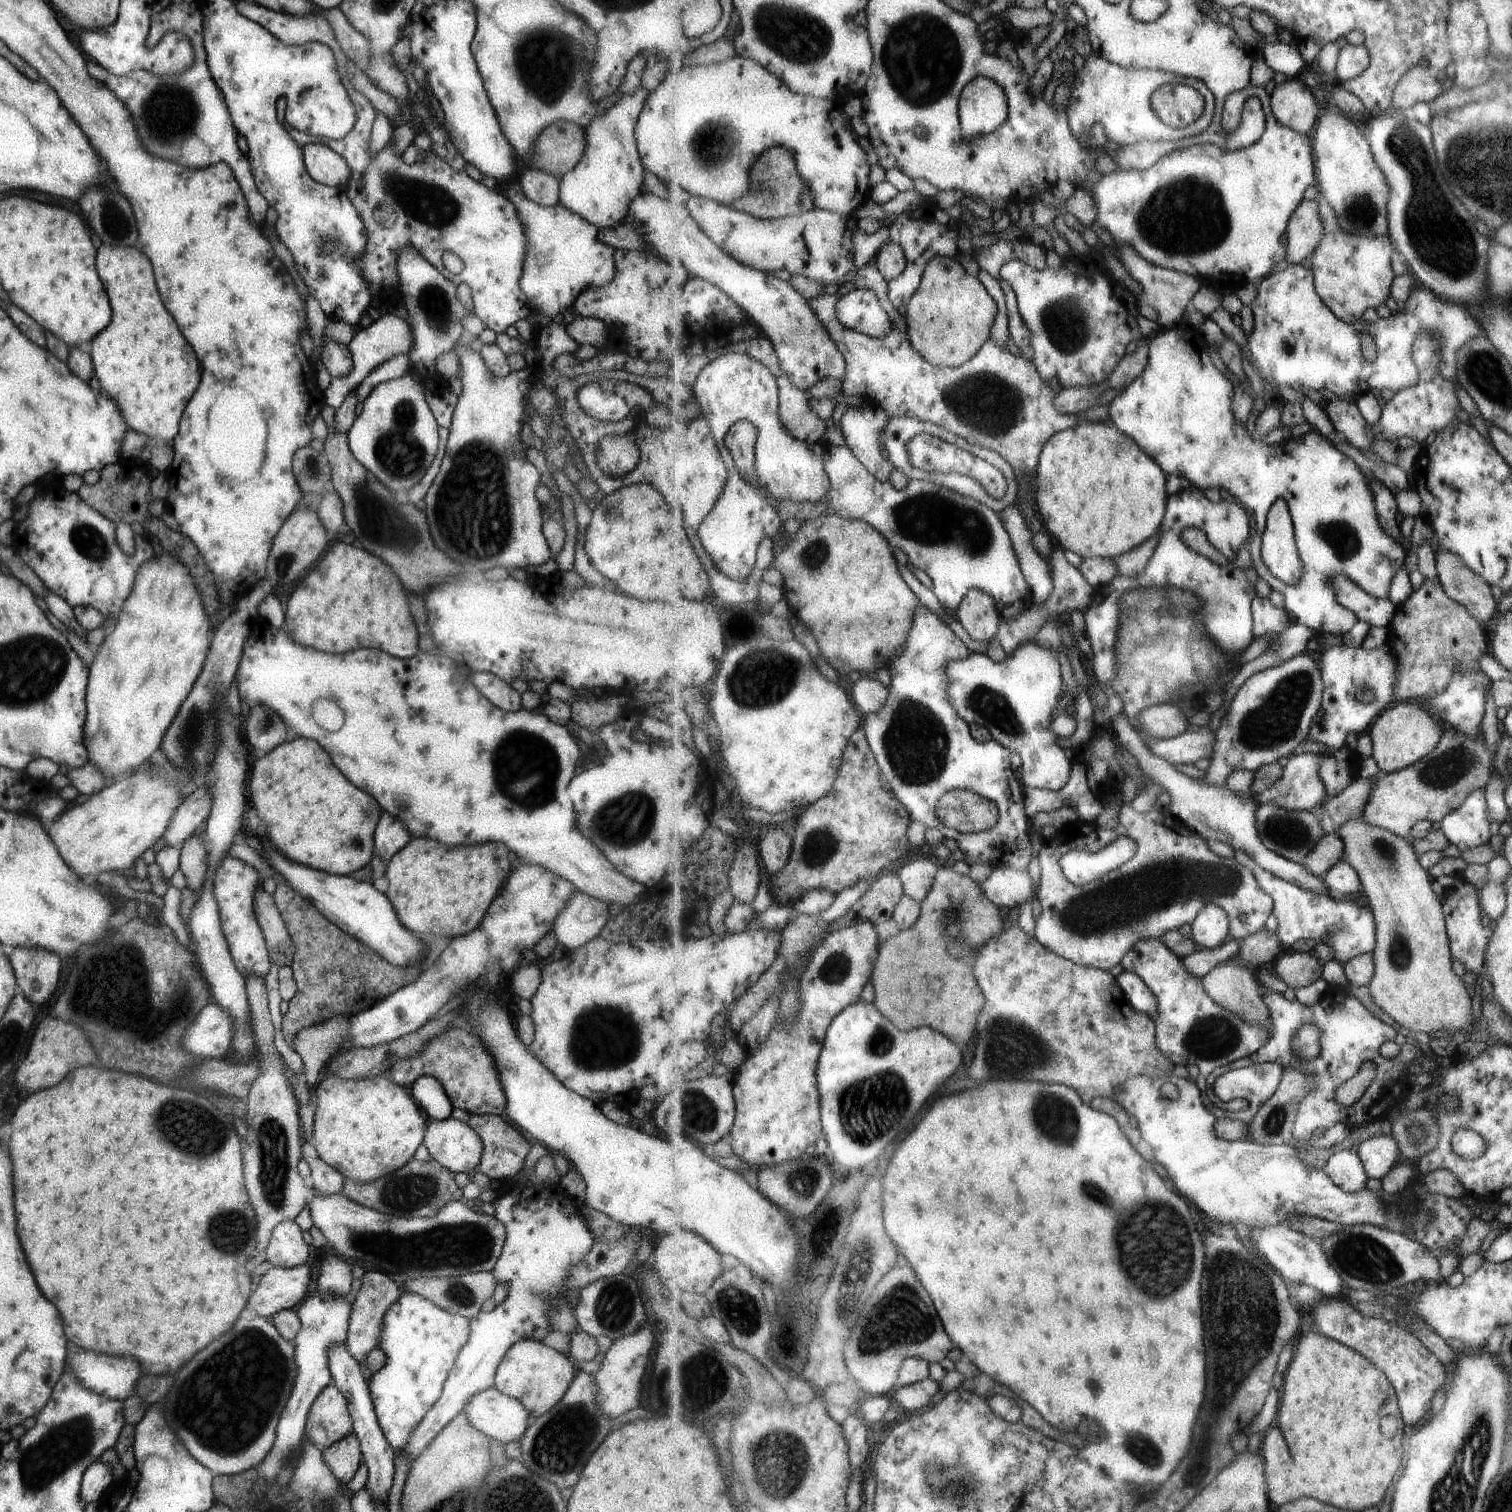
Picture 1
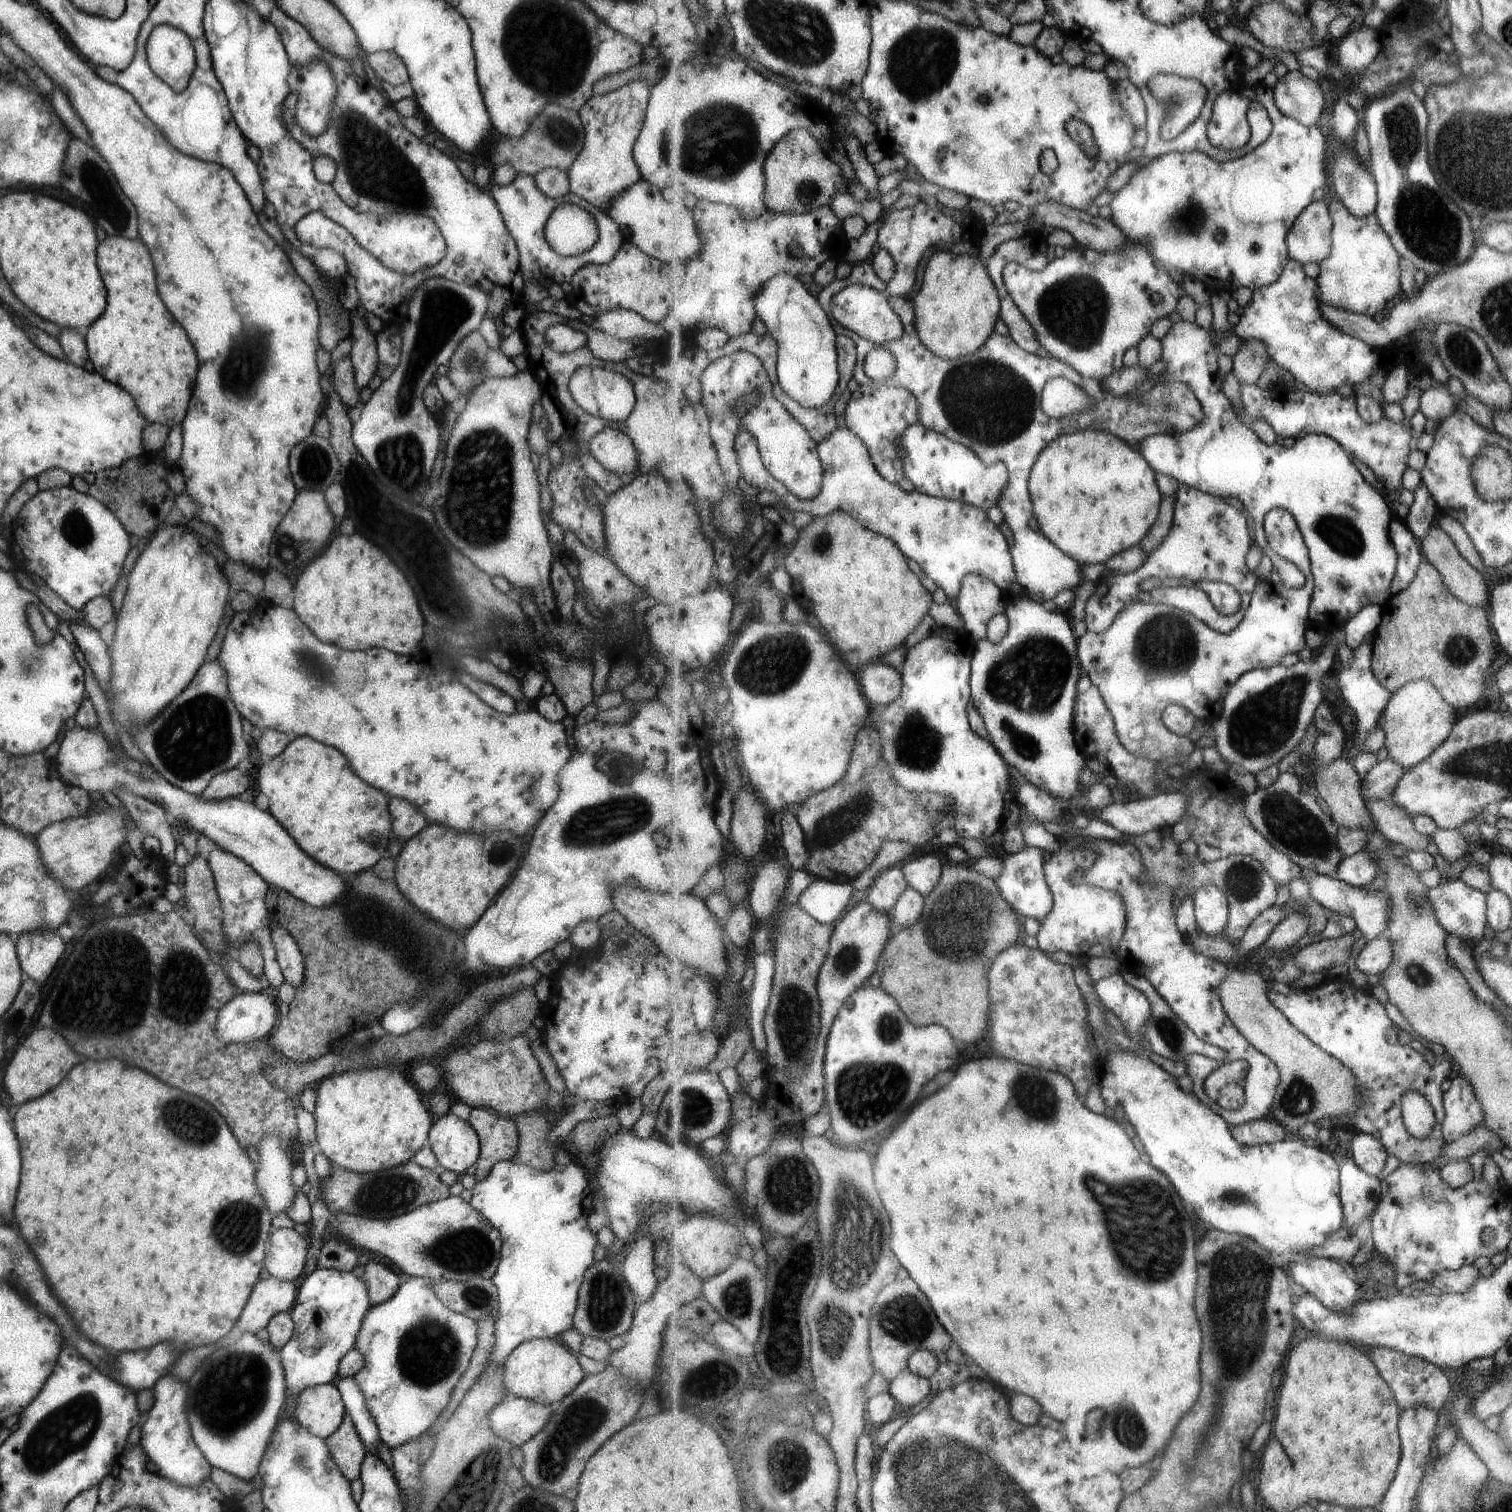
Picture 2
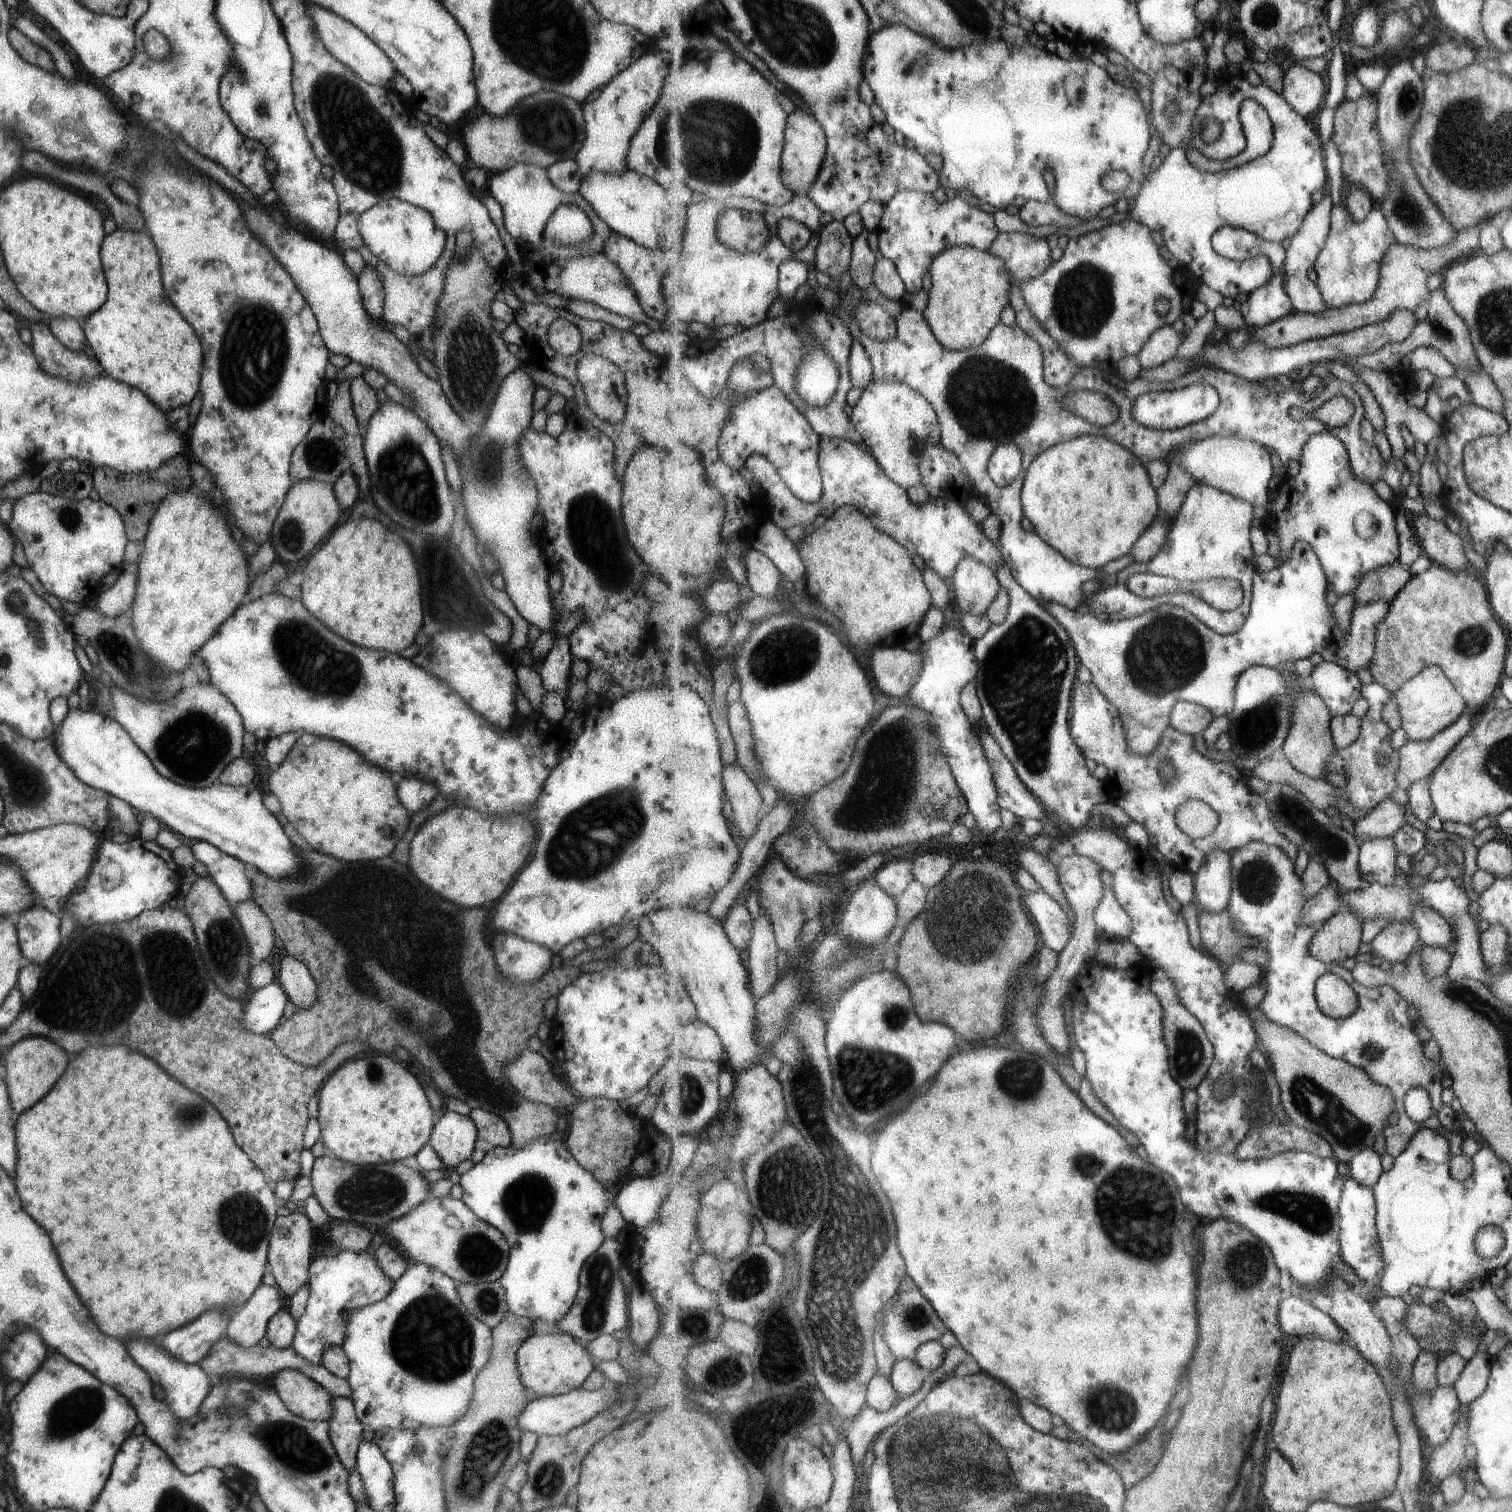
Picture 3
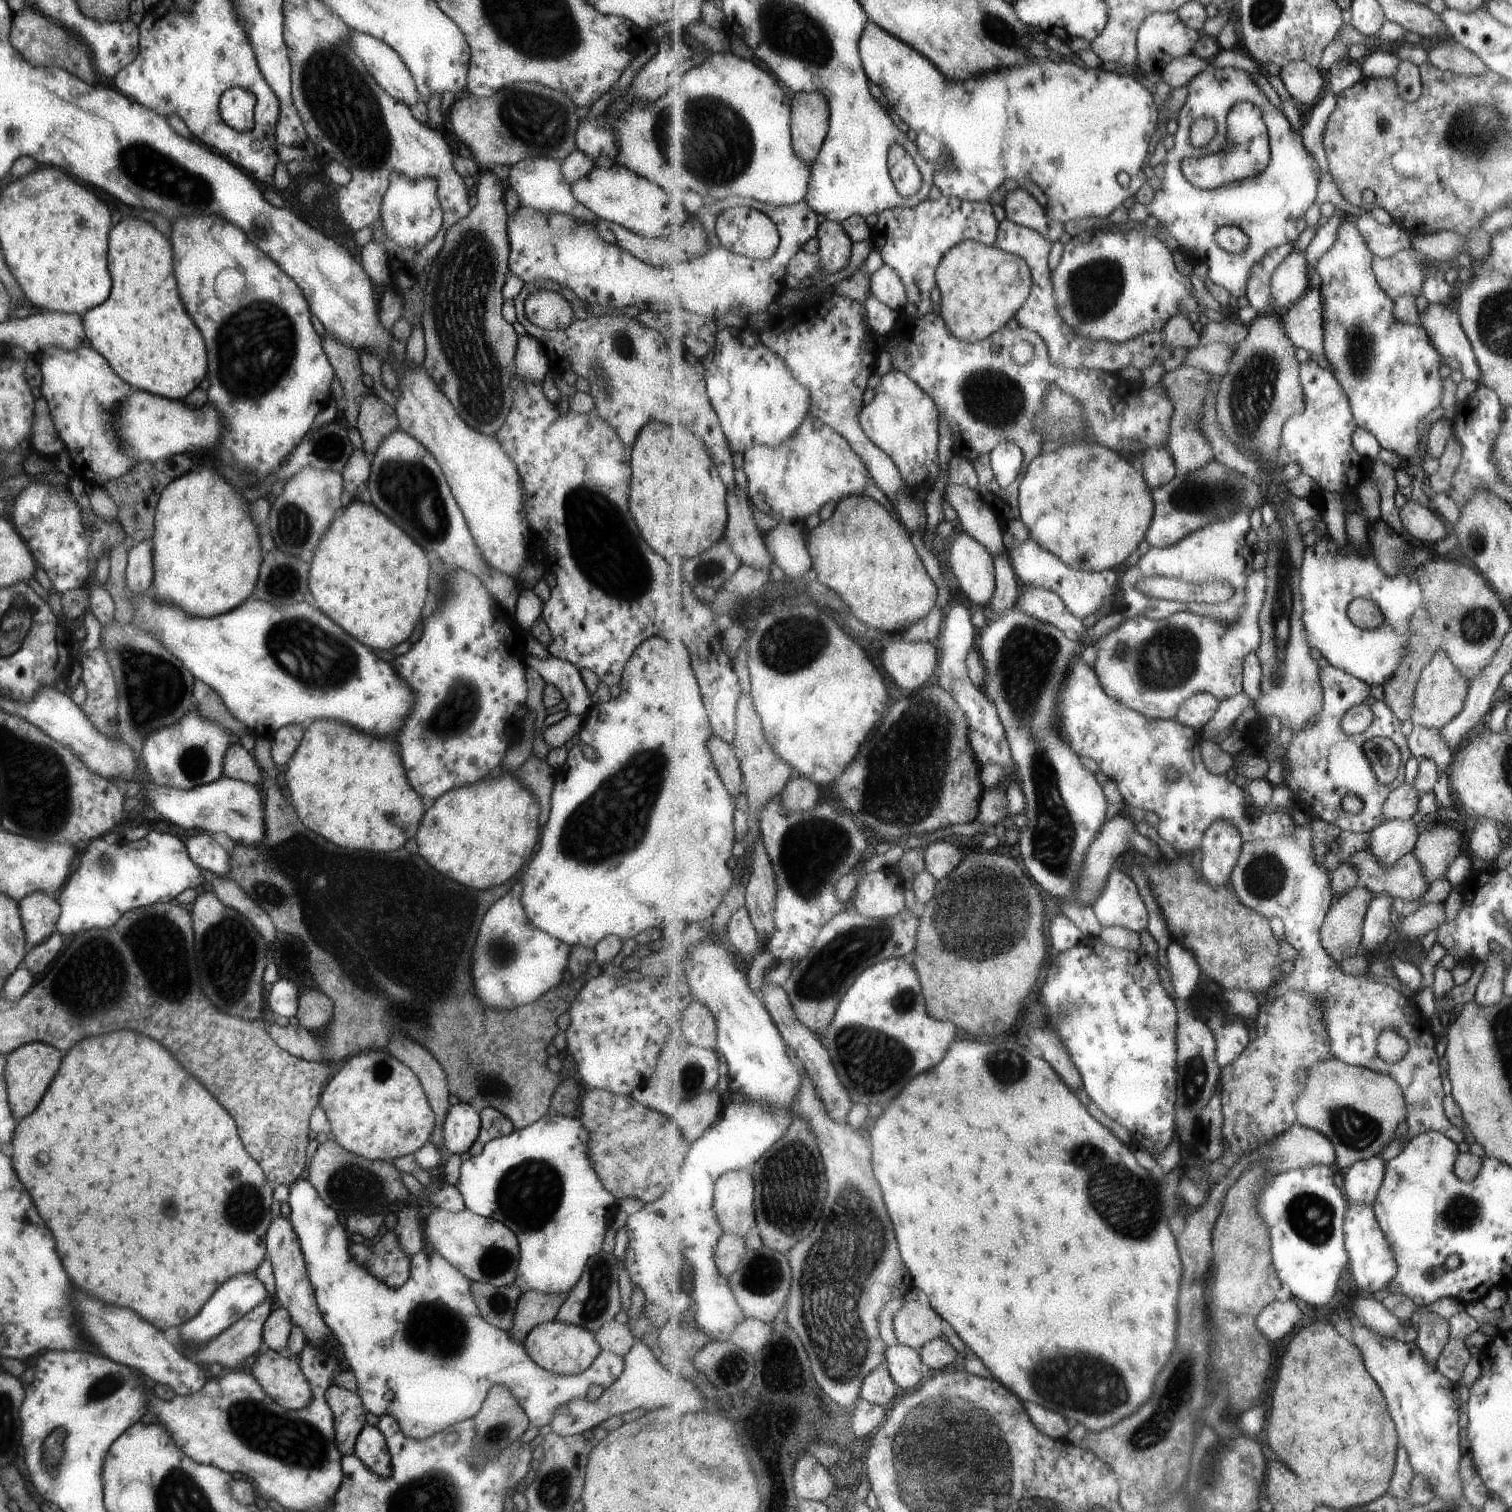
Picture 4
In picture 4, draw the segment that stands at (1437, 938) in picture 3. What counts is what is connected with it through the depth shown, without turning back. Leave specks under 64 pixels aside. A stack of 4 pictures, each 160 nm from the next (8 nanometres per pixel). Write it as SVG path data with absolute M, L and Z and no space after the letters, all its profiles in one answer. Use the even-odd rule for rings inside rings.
M1365 849L1356 852L1349 862L1357 869L1359 873L1359 886L1368 888L1375 896L1389 894L1391 898L1401 898L1415 902L1427 894L1426 878L1424 877L1424 868L1421 866L1418 856L1409 853L1407 856L1398 860L1390 869L1388 869L1377 857L1374 856L1371 849Z

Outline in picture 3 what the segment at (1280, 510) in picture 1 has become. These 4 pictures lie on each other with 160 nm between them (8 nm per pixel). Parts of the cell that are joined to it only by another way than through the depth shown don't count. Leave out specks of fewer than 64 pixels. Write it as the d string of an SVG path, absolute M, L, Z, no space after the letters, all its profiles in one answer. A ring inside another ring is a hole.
M1300 540L1295 542L1292 556L1287 562L1268 573L1257 572L1247 622L1234 635L1221 635L1192 612L1173 605L1163 605L1140 617L1122 621L1104 621L1091 613L1082 615L1053 601L1043 603L1043 606L1070 634L1081 664L1091 672L1091 680L1119 709L1130 751L1150 755L1171 726L1170 716L1181 701L1205 705L1216 716L1231 715L1236 708L1236 686L1240 676L1252 666L1265 665L1277 669L1284 662L1320 654L1323 660L1340 664L1354 673L1363 668L1369 670L1376 653L1377 625L1385 620L1393 601L1377 599L1357 605L1351 610L1348 631L1345 632L1335 620L1333 608L1327 602L1327 588L1328 577L1319 555L1312 544Z

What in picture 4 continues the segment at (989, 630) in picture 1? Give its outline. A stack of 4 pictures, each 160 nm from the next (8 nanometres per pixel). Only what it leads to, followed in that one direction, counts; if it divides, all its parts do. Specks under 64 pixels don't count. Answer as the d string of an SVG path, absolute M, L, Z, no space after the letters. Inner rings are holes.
M965 530L953 538L950 566L958 588L971 600L972 608L988 611L996 594L996 561L988 548Z

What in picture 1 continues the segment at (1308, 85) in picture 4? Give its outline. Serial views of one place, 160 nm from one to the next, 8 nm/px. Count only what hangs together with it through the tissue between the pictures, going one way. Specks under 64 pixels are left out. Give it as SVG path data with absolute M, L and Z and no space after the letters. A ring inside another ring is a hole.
M1298 77L1278 84L1272 96L1272 110L1277 120L1301 136L1313 136L1319 117L1319 106L1311 89Z

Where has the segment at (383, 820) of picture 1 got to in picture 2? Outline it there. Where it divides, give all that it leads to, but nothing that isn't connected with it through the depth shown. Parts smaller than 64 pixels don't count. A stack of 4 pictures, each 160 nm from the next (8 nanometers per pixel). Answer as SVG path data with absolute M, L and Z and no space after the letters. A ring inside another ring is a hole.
M391 798L389 814L391 814L390 836L397 836L402 844L423 826L427 826L425 816L421 816L421 812L413 808L413 804L409 804L407 800Z

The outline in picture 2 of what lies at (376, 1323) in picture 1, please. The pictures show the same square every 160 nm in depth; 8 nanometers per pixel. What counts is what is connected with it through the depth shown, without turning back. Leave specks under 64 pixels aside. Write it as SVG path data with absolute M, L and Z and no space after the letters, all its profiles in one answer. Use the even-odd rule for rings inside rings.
M371 1257L364 1264L360 1279L365 1283L368 1303L371 1306L387 1300L397 1290L403 1277L389 1264Z

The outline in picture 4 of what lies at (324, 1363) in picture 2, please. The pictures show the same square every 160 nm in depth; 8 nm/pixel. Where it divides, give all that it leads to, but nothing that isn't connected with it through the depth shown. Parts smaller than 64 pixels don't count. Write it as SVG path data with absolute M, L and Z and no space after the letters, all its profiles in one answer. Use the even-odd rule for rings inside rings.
M386 1230L381 1240L372 1247L359 1243L349 1244L349 1254L354 1261L363 1263L371 1275L392 1289L405 1286L410 1275L412 1259L399 1246L394 1230Z

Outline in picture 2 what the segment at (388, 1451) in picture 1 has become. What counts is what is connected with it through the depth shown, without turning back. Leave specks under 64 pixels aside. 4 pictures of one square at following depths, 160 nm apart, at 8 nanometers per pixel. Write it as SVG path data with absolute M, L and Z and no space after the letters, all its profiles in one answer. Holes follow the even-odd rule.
M339 1377L334 1380L334 1384L344 1404L344 1412L351 1419L357 1436L365 1446L365 1452L378 1457L375 1452L375 1446L380 1442L377 1427L364 1405L364 1396L357 1383L353 1377Z

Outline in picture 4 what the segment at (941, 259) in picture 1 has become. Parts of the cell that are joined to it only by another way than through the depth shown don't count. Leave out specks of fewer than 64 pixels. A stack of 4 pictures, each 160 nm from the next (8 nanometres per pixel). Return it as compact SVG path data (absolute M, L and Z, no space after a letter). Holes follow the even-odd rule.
M965 241L953 247L936 270L936 281L941 294L941 316L951 333L970 343L988 339L1016 318L1032 295L1034 283L1032 269L1024 258L1007 252L996 244L987 246L977 241Z

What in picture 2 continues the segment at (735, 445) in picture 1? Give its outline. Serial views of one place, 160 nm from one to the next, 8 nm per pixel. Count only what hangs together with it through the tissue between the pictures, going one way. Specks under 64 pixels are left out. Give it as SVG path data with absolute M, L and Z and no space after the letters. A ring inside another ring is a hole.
M847 426L837 429L818 444L825 469L824 486L811 500L795 496L767 470L756 440L745 428L736 436L736 451L746 489L751 492L757 490L755 487L759 492L769 490L781 498L779 502L785 508L793 512L810 512L814 517L827 516L833 511L848 512L873 532L895 542L948 597L958 598L961 583L971 573L986 576L997 584L1008 603L1028 593L1018 581L1009 542L984 510L964 501L940 499L917 490L906 492L899 488L881 476L864 440Z

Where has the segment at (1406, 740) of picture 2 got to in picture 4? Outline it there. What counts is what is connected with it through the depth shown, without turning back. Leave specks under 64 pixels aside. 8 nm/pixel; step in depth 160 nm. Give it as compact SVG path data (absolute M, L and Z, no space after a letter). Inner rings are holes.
M1439 650L1422 672L1420 682L1416 688L1415 708L1412 722L1415 726L1442 729L1461 714L1463 703L1468 689L1468 681L1459 672L1456 664L1446 650Z

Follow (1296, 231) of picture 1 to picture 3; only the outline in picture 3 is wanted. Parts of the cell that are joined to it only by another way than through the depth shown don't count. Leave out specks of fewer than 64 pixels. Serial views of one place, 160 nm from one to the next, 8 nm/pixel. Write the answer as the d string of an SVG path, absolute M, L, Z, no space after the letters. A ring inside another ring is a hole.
M1330 194L1323 196L1312 210L1308 212L1300 231L1293 238L1290 238L1289 244L1287 244L1287 256L1285 256L1283 268L1285 273L1285 290L1287 291L1287 297L1292 300L1295 312L1318 313L1323 309L1327 309L1318 284L1309 280L1307 272L1314 268L1315 261L1327 242L1332 227L1333 207L1332 196Z

